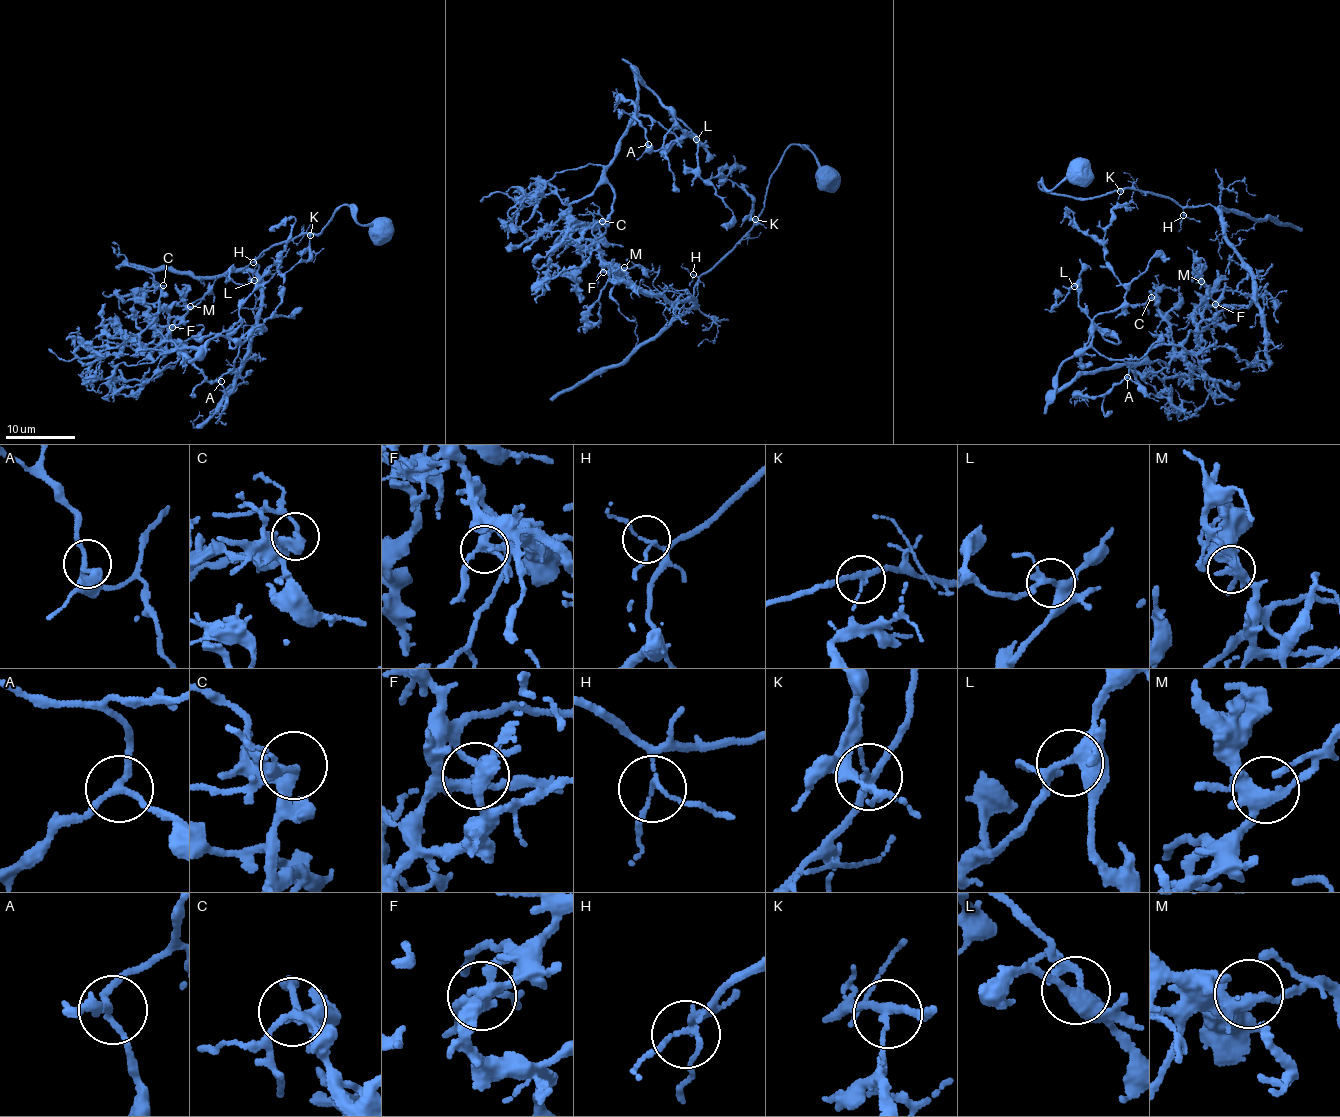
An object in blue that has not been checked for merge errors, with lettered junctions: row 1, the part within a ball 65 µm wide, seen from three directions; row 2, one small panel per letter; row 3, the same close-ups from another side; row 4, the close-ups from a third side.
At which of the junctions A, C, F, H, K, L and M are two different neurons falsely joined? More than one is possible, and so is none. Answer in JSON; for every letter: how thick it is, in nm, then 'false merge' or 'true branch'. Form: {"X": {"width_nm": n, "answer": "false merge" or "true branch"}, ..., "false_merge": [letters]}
{"A": {"width_nm": 170, "answer": "true branch"}, "C": {"width_nm": 220, "answer": "true branch"}, "F": {"width_nm": 280, "answer": "true branch"}, "H": {"width_nm": 90, "answer": "true branch"}, "K": {"width_nm": 190, "answer": "false merge"}, "L": {"width_nm": 320, "answer": "true branch"}, "M": {"width_nm": 320, "answer": "true branch"}, "false_merge": ["K"]}

